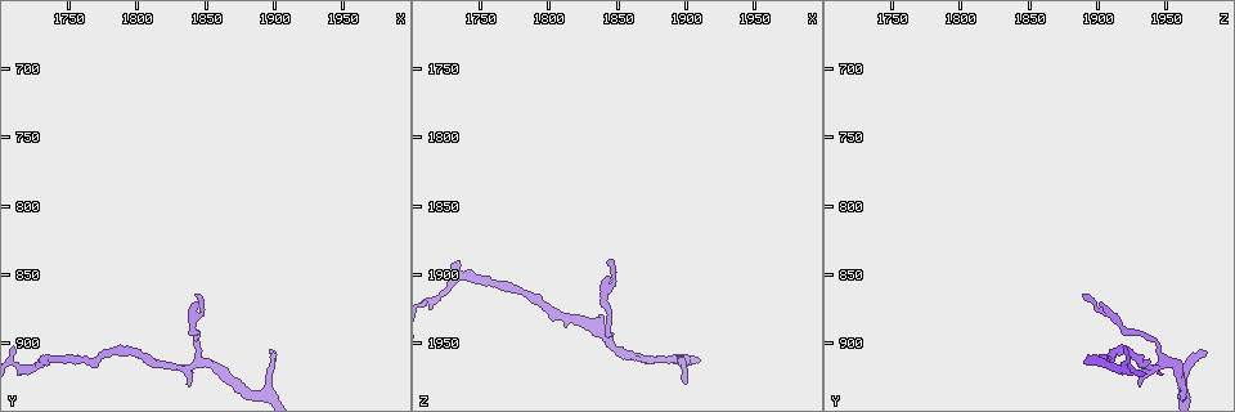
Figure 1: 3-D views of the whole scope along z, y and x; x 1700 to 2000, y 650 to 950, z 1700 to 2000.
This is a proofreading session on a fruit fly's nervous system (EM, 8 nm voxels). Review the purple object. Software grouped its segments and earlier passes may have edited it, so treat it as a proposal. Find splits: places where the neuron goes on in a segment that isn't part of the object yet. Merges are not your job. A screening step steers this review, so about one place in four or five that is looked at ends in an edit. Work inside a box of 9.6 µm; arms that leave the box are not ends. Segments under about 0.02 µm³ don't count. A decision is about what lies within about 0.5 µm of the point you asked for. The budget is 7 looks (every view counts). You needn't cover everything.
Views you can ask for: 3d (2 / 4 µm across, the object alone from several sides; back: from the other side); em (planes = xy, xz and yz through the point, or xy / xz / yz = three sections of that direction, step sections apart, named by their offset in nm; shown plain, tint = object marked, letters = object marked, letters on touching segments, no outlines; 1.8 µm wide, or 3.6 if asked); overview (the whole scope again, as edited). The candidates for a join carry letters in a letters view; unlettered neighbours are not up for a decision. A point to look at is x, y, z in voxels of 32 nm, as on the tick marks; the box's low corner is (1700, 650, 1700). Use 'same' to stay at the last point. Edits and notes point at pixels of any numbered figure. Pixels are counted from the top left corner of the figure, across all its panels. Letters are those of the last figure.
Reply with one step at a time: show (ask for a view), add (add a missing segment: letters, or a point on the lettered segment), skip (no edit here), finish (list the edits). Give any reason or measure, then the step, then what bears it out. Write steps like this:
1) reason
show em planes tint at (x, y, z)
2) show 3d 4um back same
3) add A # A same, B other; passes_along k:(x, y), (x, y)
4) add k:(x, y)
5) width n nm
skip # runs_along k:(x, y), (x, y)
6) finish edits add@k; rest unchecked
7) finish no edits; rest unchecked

branch stops here
show em planes letters at (1898, 908, 1978)

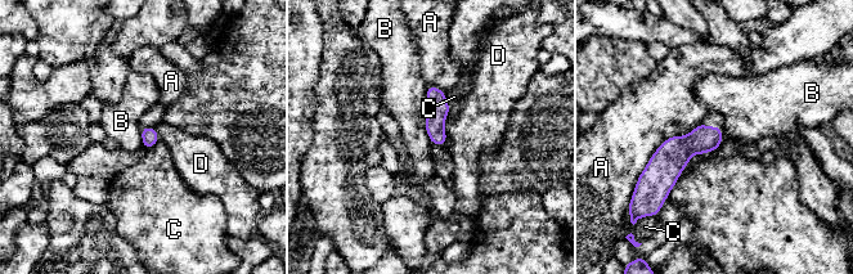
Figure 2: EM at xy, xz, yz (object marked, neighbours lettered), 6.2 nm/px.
skip # A other, B other, C other, D other; border 2:(426, 86), (426, 133), (432, 143); no lettered segment goes on from it

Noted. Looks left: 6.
an open end
show em planes letters at (1838, 932, 1930)

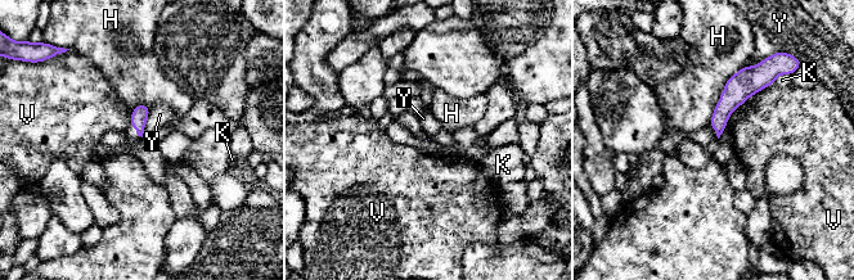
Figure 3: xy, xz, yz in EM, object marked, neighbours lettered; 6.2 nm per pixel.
longest_contact H 440 nm
skip # H other, K other, V other, Y other; no lettered segment goes on from it

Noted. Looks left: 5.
sharp bend
show 3d 4um at (1732, 912, 1902)

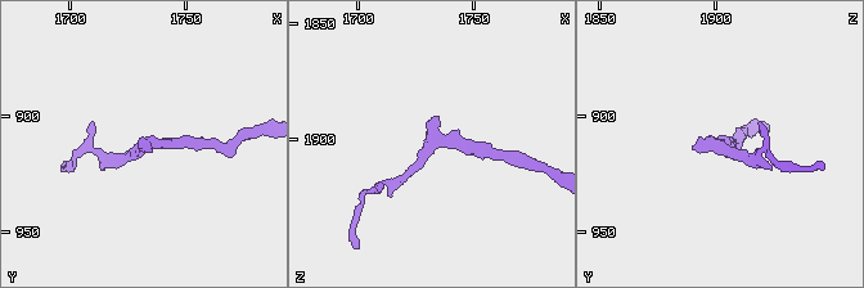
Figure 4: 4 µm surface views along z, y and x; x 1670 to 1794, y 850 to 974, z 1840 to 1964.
show em planes tint at (1733, 911, 1901)

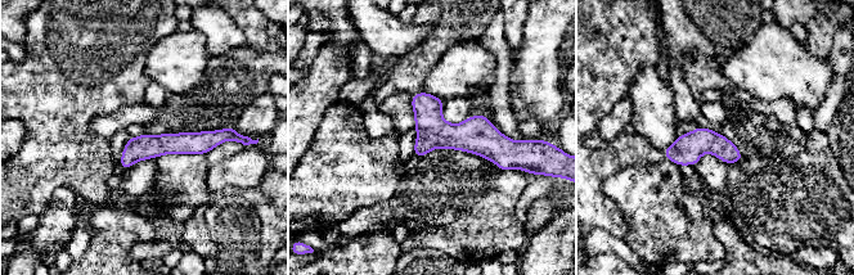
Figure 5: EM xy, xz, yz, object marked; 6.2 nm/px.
what lies round it
show em planes letters same

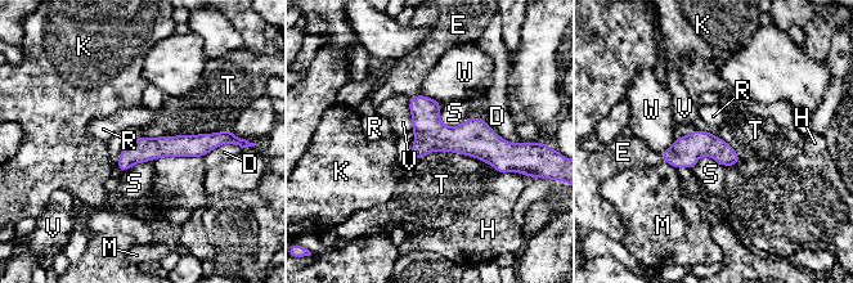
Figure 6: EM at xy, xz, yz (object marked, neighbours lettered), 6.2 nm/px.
add E # D other, E same, H other, K other, M other, R other, S other, T other, V other, W other; passes_along 6:(430, 133), (414, 97), (404, 76); it goes on there

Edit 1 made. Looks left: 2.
finish edits add@6; rest unchecked

